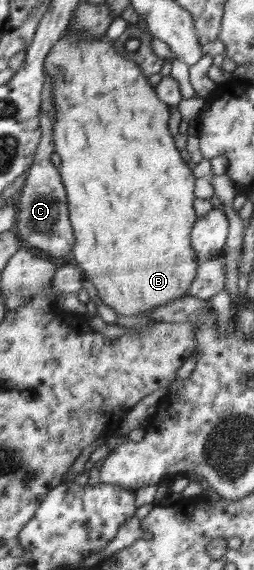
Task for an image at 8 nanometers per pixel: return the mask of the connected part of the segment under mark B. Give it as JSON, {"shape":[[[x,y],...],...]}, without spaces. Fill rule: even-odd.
{"shape":[[[75,31],[61,33],[59,40],[53,44],[44,60],[44,74],[51,80],[51,96],[55,104],[55,121],[51,130],[55,154],[61,157],[59,172],[63,186],[65,186],[68,198],[68,217],[75,235],[72,255],[77,266],[83,269],[87,281],[92,282],[102,300],[103,311],[112,316],[145,316],[145,311],[153,307],[165,304],[173,299],[187,296],[187,289],[197,275],[198,261],[191,246],[190,236],[193,223],[197,221],[193,201],[195,200],[195,176],[181,157],[181,151],[177,149],[174,138],[170,133],[168,124],[173,118],[169,111],[169,105],[157,96],[155,88],[143,75],[141,67],[133,60],[125,59],[122,53],[115,49],[113,41],[107,37],[87,39],[83,35],[77,35]]]}

